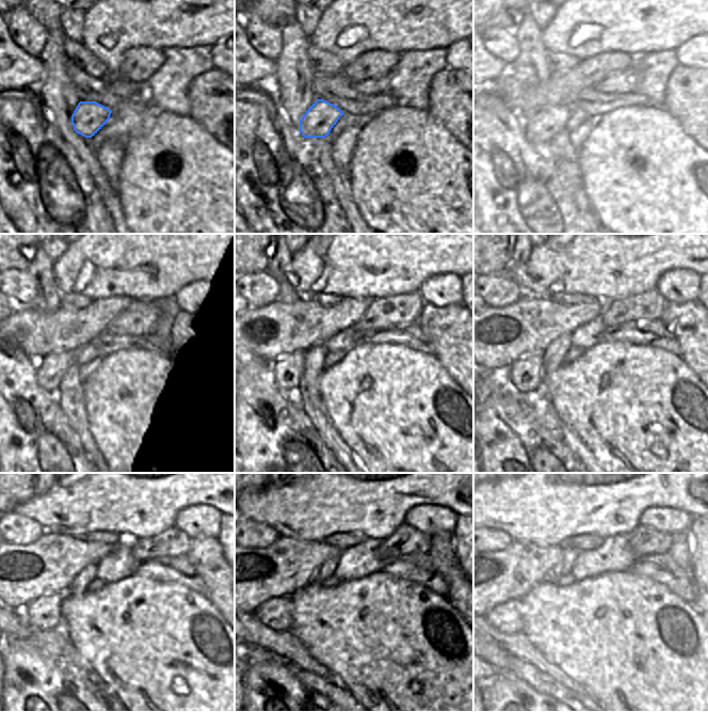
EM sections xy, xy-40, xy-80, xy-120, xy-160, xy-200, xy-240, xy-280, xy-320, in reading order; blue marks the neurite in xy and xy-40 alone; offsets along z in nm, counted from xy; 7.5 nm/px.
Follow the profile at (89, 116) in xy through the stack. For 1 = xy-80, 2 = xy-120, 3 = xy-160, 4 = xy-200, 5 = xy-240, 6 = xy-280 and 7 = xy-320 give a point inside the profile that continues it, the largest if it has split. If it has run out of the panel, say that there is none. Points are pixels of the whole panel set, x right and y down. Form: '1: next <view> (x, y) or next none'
1: next xy-80 (541, 127)
2: next xy-120 (50, 368)
3: next xy-160 (288, 370)
4: next xy-200 (525, 374)
5: next xy-240 (44, 613)
6: next xy-280 (275, 614)
7: next xy-320 (507, 618)

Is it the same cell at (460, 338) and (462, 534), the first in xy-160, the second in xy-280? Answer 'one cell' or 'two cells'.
two cells

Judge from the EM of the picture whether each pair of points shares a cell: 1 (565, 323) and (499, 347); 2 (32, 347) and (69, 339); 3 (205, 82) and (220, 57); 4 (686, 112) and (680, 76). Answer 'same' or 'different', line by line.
1: same
2: same
3: different
4: same

